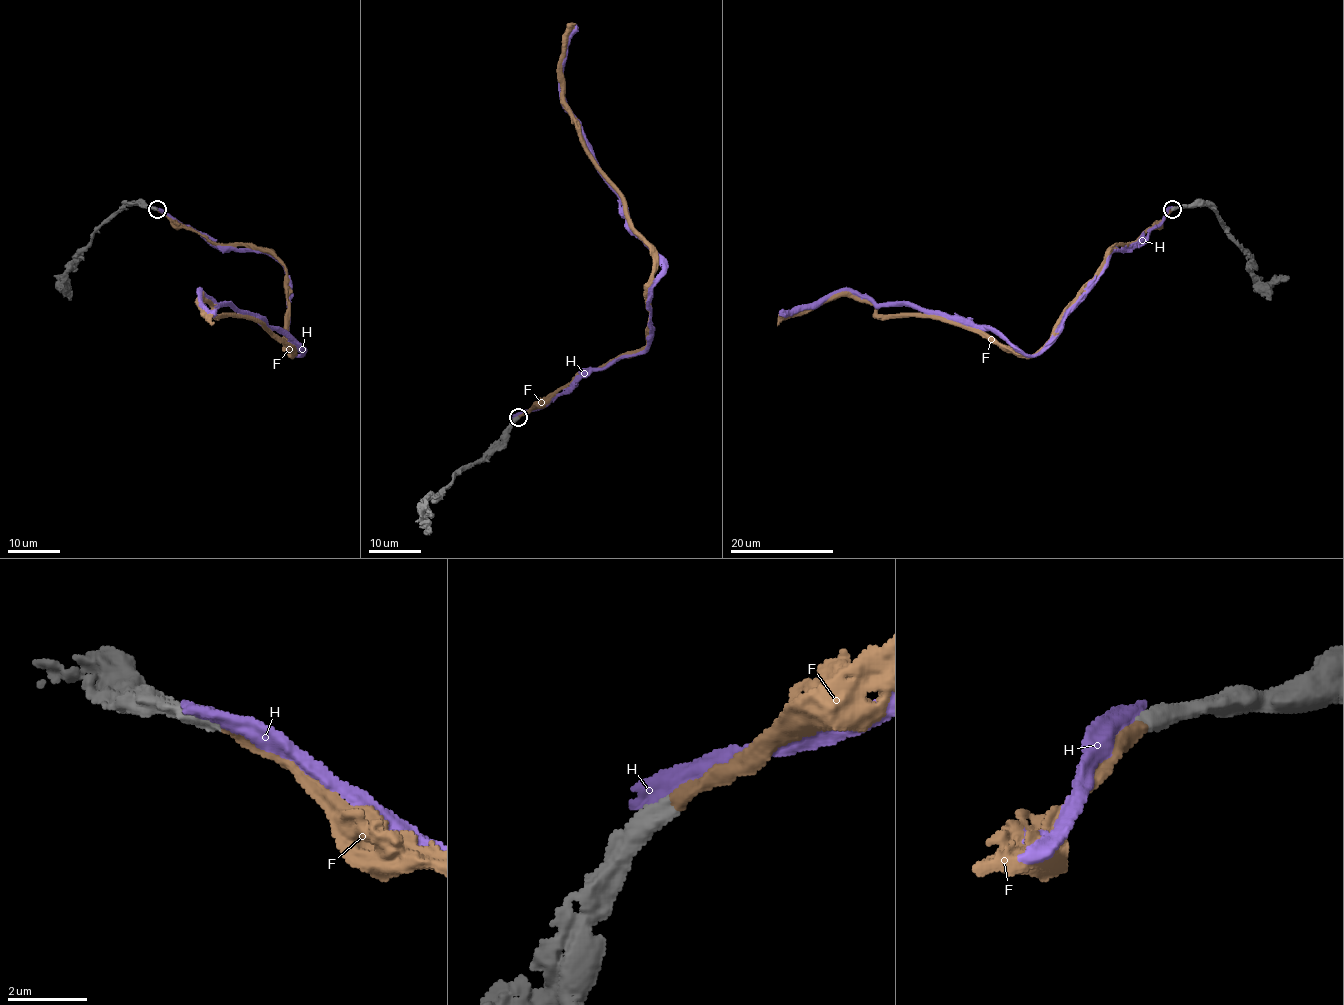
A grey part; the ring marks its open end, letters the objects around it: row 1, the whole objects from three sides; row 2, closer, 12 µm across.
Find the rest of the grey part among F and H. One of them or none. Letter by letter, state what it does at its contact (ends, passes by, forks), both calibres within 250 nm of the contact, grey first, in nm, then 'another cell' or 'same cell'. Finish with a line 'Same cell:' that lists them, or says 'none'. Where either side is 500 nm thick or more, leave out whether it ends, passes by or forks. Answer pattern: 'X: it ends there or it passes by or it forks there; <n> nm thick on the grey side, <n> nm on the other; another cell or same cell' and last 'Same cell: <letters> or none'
F: it ends there; 480 nm thick on the grey side, 360 nm on the other; same cell
H: 550 nm thick on the grey side, 500 nm on the other; another cell
Same cell: F

